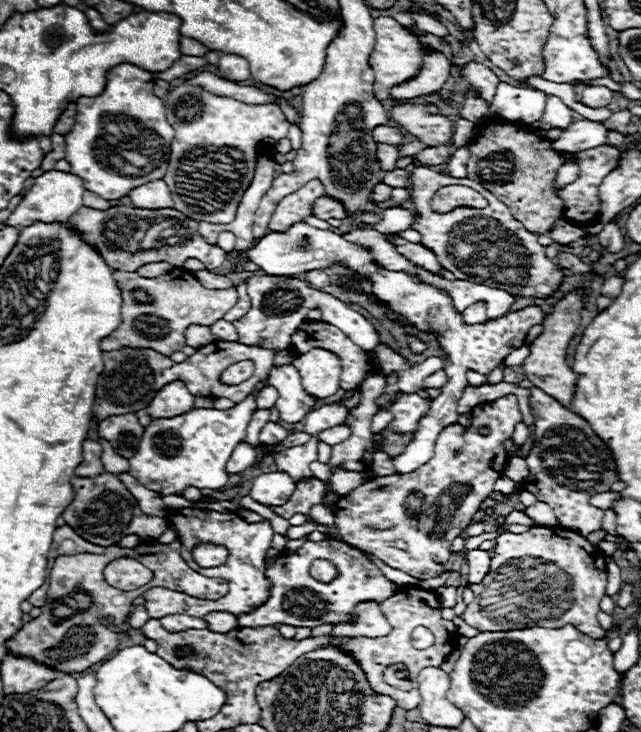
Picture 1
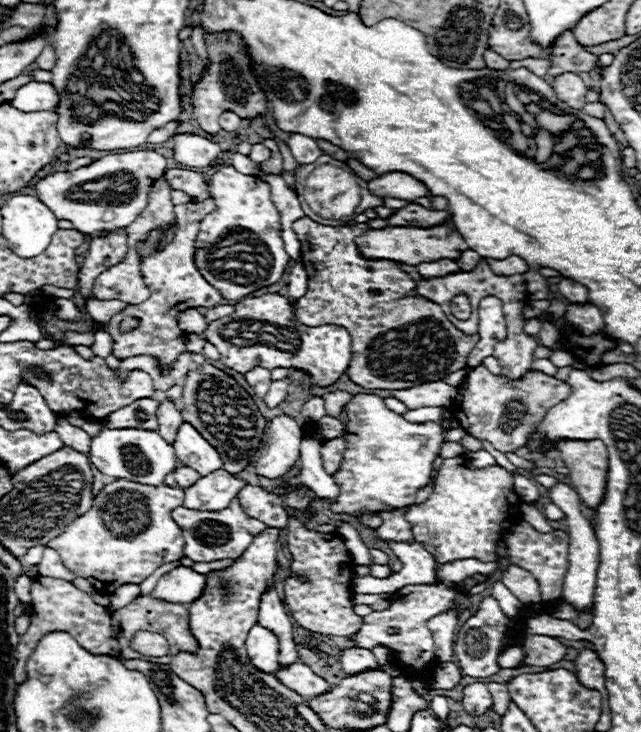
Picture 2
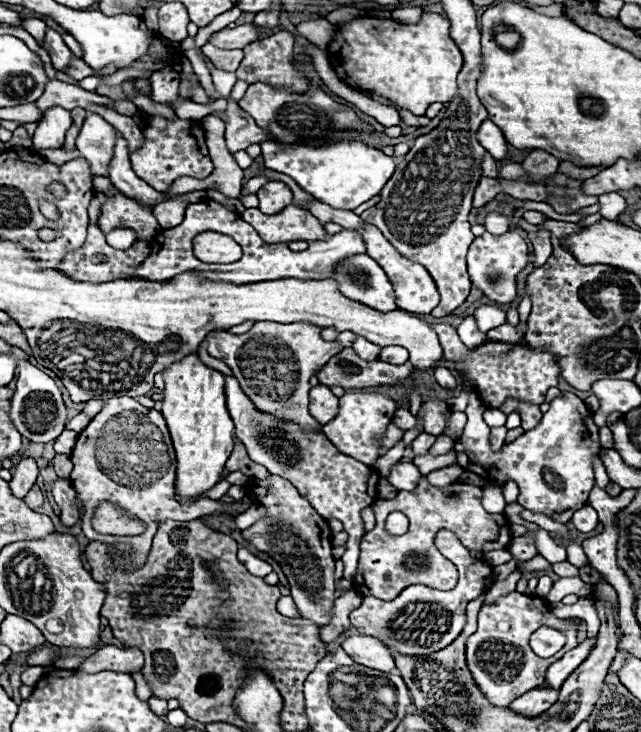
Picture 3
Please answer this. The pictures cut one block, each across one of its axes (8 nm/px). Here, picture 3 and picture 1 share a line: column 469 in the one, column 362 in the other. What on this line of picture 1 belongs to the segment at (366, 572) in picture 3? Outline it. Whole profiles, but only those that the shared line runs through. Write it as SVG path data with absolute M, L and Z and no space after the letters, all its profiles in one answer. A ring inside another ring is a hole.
M514 394L478 404L472 414L474 426L468 432L460 424L446 426L428 464L410 474L372 478L350 494L340 496L334 510L340 538L414 578L426 580L444 574L452 540L466 530L482 500L494 490L494 482L502 476L508 460L502 442L512 436L514 426L522 420ZM478 428L488 428L488 434L478 434ZM410 494L422 494L424 498L418 516L408 516L404 508ZM364 526L378 528L384 534L364 534Z

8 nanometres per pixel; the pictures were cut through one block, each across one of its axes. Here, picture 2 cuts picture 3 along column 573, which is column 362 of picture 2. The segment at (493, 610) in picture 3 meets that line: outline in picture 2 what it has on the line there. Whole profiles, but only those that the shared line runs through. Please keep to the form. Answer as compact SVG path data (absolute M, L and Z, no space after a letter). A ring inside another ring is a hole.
M446 584L404 586L392 594L390 608L368 614L362 622L362 628L356 634L352 634L350 638L356 648L374 650L376 646L388 646L394 662L398 662L398 666L404 670L432 672L438 664L438 658L434 654L434 640L432 640L432 632L426 628L426 620L430 620L434 614L440 614L442 610L448 610L450 602L458 596L460 594L454 588L448 588ZM388 628L398 628L400 632L388 634Z

